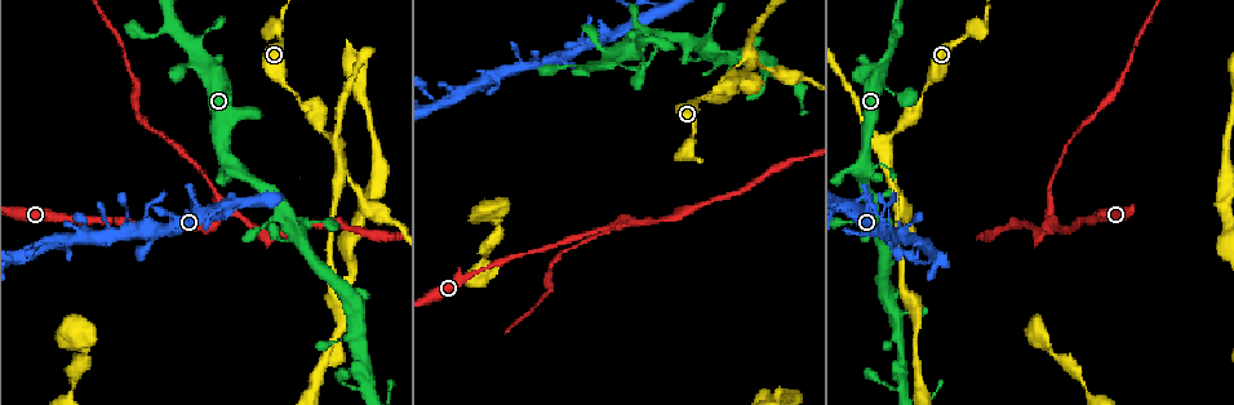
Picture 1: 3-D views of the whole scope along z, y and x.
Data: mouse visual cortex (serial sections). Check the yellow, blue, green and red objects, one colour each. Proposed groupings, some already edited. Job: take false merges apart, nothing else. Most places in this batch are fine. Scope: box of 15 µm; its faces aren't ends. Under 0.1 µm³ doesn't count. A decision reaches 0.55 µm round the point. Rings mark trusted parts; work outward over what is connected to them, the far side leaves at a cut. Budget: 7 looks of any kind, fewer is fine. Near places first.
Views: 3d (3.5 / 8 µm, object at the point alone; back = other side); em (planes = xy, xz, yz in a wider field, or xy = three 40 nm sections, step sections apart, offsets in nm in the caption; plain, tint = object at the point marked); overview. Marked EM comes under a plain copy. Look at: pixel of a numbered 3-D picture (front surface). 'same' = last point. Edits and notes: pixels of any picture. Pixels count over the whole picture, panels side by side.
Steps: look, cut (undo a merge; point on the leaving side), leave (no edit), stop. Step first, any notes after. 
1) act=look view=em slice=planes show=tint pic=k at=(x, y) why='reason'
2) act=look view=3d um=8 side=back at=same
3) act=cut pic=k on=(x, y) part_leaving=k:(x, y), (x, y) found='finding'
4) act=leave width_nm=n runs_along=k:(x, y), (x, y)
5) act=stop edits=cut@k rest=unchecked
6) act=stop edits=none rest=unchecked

act=look view=3d um=3.5 pic=1 at=(225, 205) why='three arms meet'

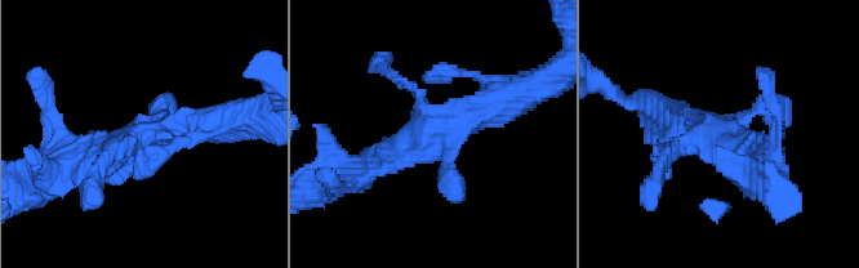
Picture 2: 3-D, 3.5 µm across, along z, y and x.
act=look view=em slice=xy step=1 show=tint pic=2 at=(436, 132)

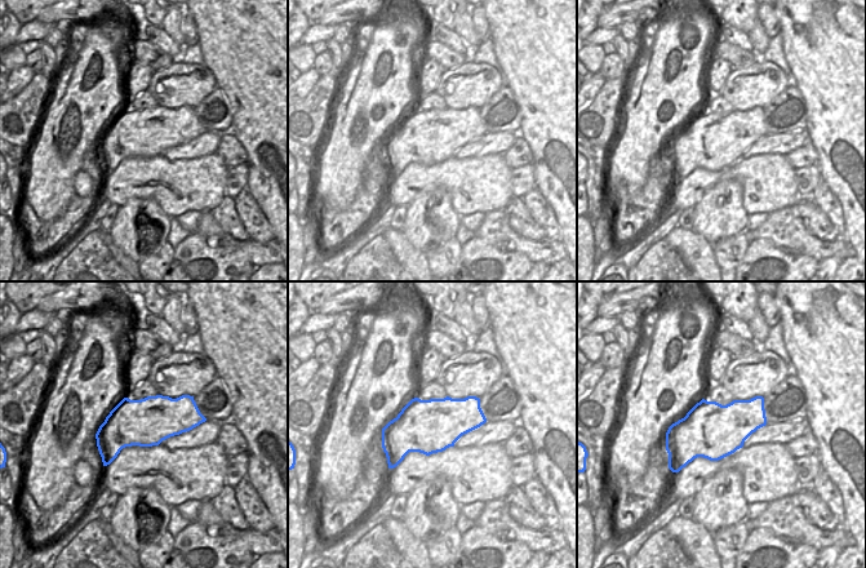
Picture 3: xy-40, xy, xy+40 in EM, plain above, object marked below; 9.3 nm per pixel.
act=leave width_nm=500 runs_along=2:(366, 165), (457, 129), (512, 95) found='all the same cell'

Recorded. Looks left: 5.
act=look view=3d um=3.5 pic=1 at=(341, 168) why='a narrow waist'

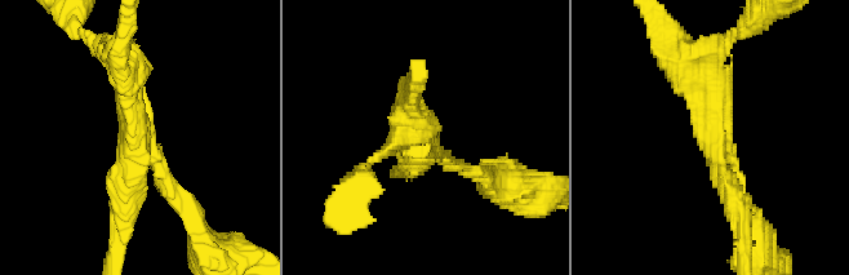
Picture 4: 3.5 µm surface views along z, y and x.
act=look view=em slice=planes show=tint pic=4 at=(134, 142) arms=3 arm_widths_nm=150,300,400 why='now the EM'

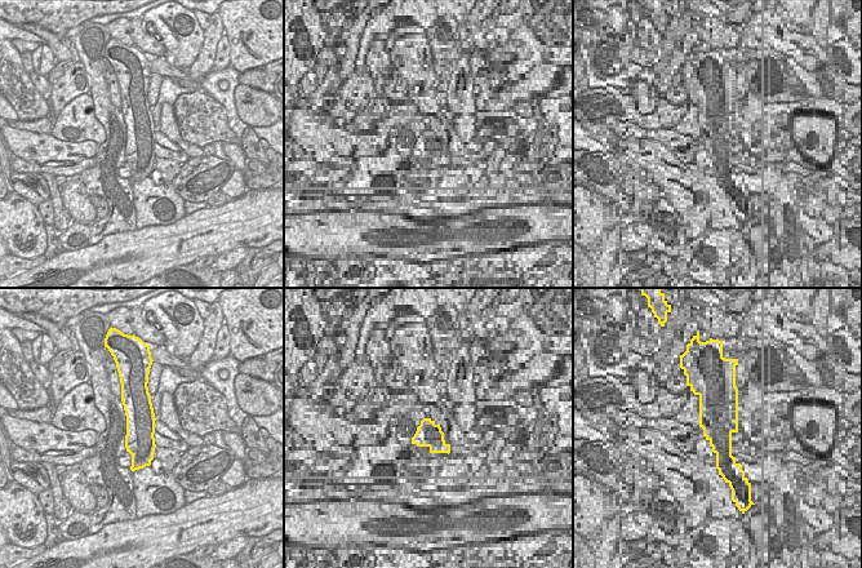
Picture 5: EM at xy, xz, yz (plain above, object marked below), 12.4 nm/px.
act=leave runs_along=4:(705, 57), (715, 156), (738, 224) found='continuous, no second cell'

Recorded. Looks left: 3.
act=look view=3d um=3.5 pic=1 at=(213, 190) why='thick turns thin'

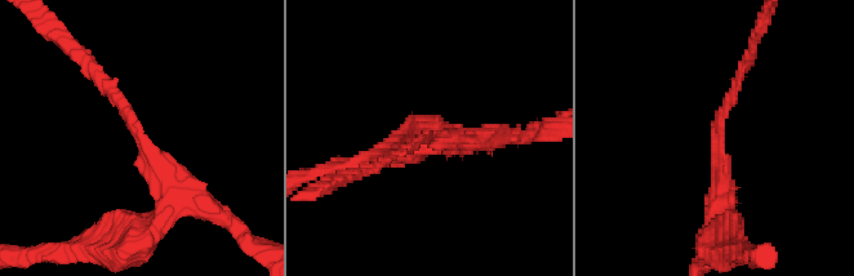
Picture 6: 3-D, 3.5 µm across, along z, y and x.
act=look view=em slice=xy step=1 show=tint pic=6 at=(432, 136) why='now the EM'

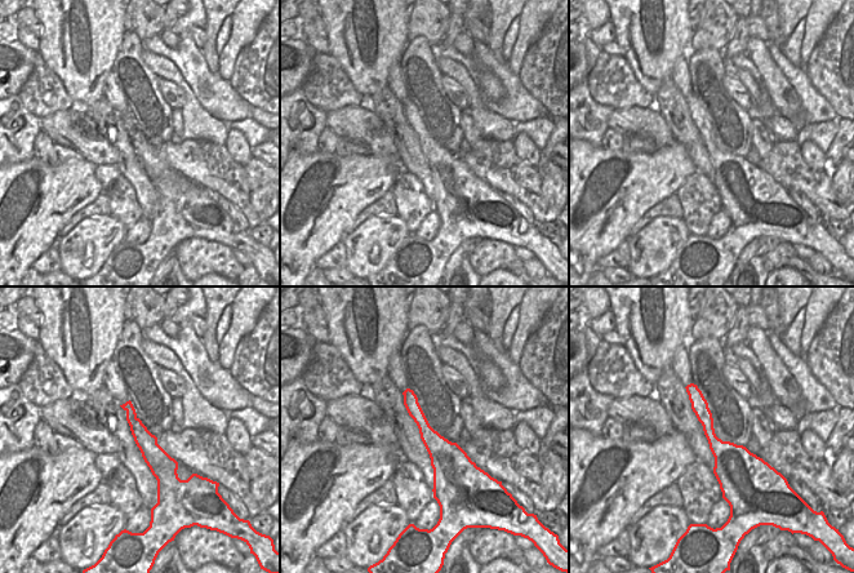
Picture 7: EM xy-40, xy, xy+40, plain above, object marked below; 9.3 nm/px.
act=leave runs_along=7:(690, 387), (726, 456), (726, 485) found='all the same cell'

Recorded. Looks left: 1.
act=stop edits=none rest=unchecked

